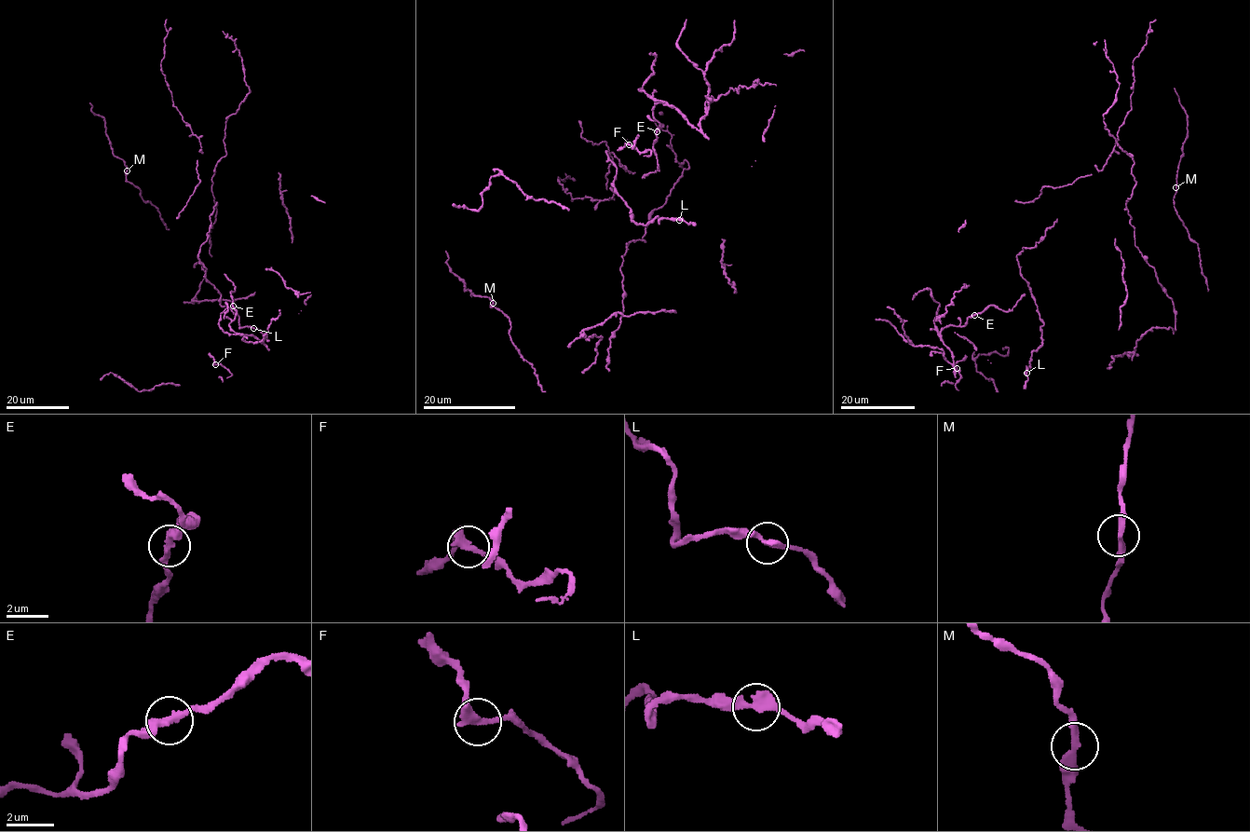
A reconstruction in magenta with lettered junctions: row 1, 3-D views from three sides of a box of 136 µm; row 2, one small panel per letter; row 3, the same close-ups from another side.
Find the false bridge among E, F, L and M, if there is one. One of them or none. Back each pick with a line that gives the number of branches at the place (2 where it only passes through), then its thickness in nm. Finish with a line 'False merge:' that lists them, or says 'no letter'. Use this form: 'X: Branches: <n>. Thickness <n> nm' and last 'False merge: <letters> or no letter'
False merge: no letter

